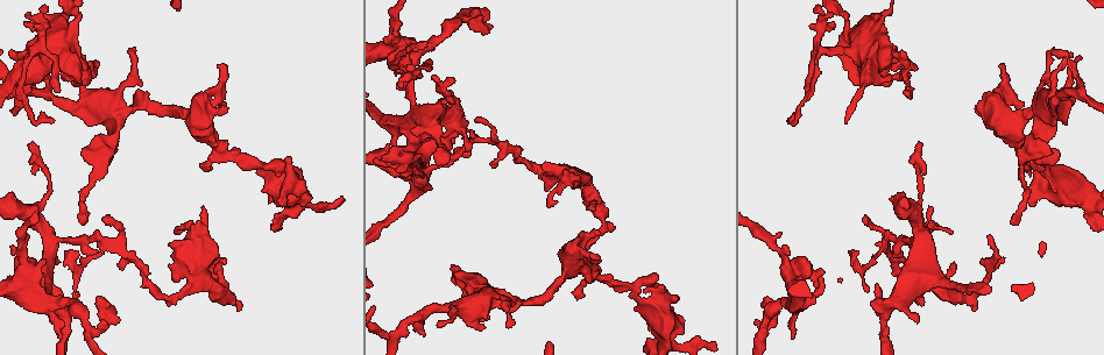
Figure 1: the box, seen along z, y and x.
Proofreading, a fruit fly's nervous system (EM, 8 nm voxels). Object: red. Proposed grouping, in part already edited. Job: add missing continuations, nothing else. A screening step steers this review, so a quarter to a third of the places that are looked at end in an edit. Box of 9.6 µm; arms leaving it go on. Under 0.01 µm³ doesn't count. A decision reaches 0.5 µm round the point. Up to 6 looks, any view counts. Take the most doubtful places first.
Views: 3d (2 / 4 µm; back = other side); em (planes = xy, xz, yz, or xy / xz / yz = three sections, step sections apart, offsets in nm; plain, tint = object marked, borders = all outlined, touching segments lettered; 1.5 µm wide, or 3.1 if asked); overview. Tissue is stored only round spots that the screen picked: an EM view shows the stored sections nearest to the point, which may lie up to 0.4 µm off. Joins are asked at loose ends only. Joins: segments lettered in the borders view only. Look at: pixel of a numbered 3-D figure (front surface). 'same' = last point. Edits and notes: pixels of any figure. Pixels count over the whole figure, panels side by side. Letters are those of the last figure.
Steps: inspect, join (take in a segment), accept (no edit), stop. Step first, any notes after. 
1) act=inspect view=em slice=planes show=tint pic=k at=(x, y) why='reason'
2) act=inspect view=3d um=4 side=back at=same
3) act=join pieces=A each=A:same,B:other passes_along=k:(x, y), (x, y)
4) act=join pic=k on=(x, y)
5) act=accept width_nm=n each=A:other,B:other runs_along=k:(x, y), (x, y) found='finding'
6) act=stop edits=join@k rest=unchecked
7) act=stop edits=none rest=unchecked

act=inspect view=em slice=yz step=4 show=borders pic=1 at=(933, 207) why='an open end'

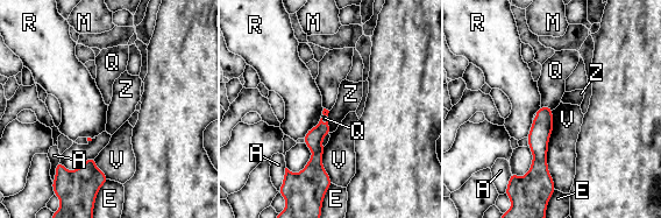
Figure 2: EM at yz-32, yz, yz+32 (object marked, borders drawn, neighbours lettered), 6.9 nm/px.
act=inspect view=em slice=planes show=borders at=same why='another direction'

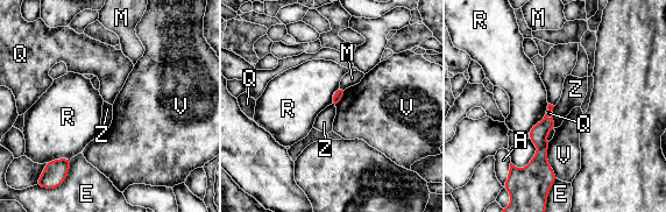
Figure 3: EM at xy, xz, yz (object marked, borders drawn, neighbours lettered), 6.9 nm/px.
act=accept each=A:other,E:other,M:other,Q:other,R:other,V:other,Z:other border=3:(552, 114), (554, 127) found='none of them fits'

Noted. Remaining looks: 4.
act=inspect view=em slice=planes show=borders pic=1 at=(225, 111)

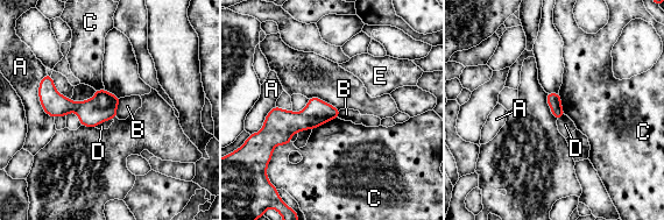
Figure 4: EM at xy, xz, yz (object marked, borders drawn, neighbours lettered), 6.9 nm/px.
act=accept each=A:other,B:other,C:other,D:other,E:other runs_along=4:(41, 93), (56, 105), (113, 114) found='none of them fits'

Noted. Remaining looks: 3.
act=inspect view=em slice=planes show=borders pic=1 at=(1029, 201) why='free end'

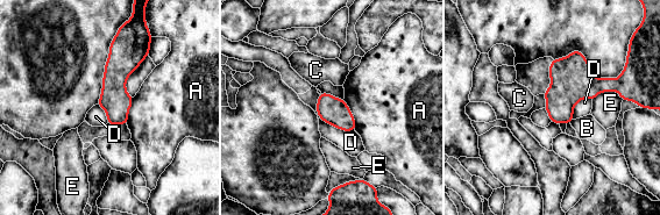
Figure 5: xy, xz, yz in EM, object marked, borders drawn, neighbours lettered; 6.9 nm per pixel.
act=accept width_nm=190 each=A:other,B:other,C:other,D:other,E:other found='none of them fits'

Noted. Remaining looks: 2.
act=stop edits=none rest=unchecked

